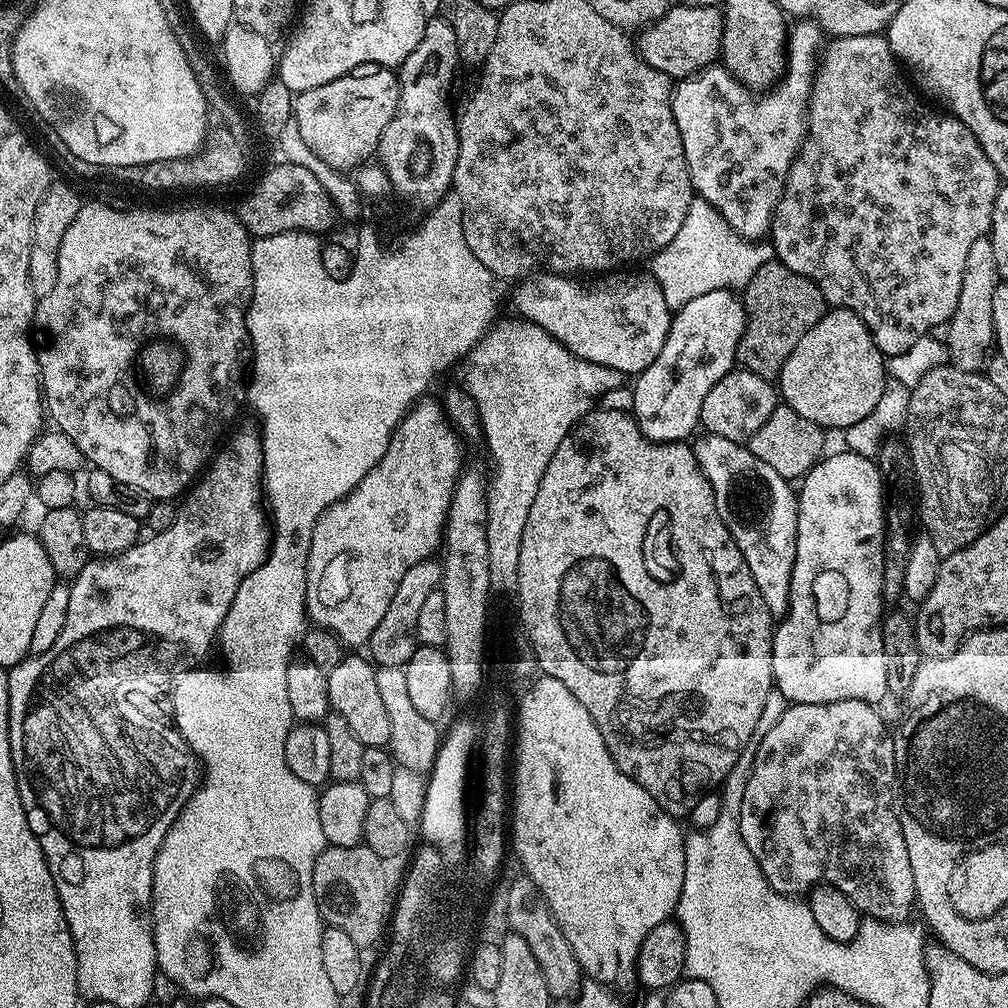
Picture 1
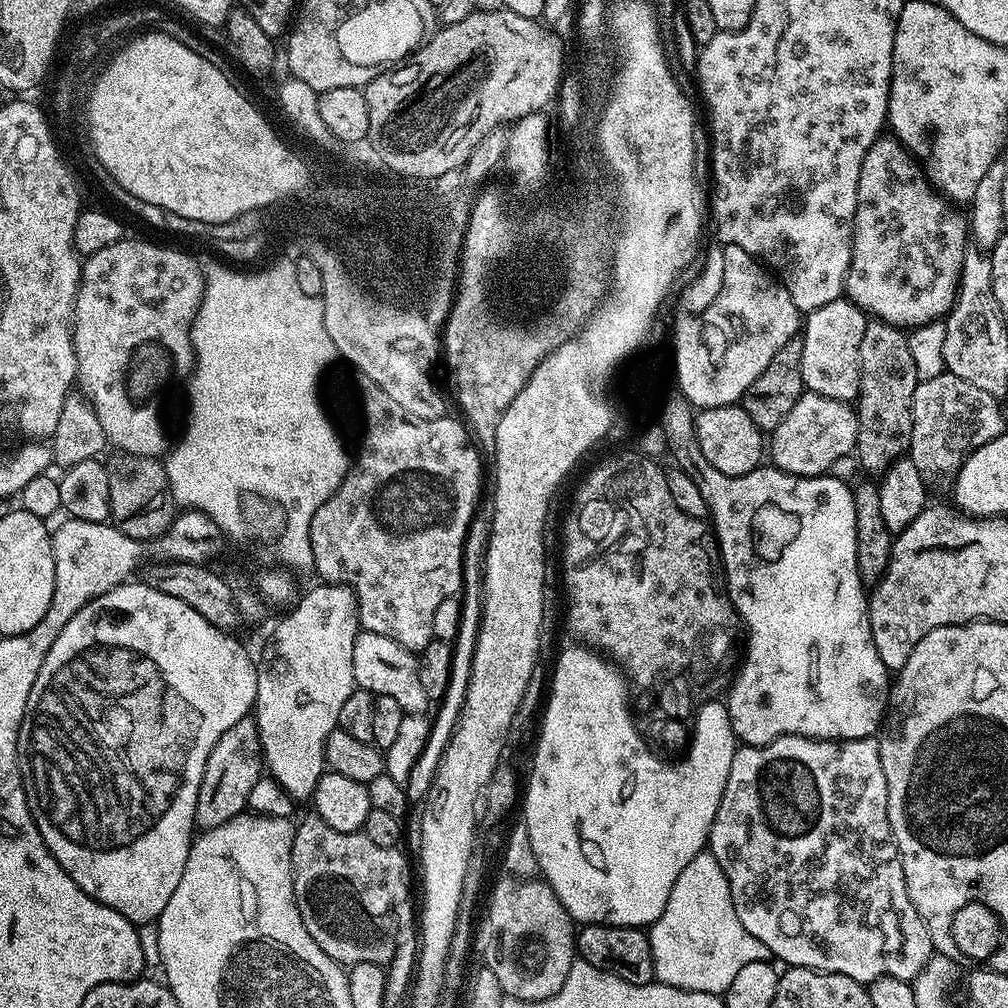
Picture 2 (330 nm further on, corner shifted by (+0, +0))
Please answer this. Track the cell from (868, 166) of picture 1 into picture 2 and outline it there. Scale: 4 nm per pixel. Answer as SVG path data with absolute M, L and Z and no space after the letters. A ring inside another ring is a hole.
M881 135L879 140L870 146L866 158L862 162L862 174L858 174L858 206L852 219L852 257L850 258L850 270L848 277L844 280L847 299L857 304L865 314L877 320L885 320L895 328L911 330L922 326L931 320L947 317L952 310L952 303L956 300L956 289L960 282L960 271L964 254L970 244L970 224L959 207L953 206L941 193L937 192L928 182L924 175L924 169L913 160L912 156L900 144L899 140L891 135Z

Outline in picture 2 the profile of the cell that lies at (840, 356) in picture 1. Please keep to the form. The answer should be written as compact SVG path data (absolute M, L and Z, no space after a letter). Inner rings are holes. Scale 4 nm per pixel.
M841 298L834 302L826 302L826 306L822 306L818 310L807 313L806 319L802 324L802 362L800 369L802 370L802 382L805 389L809 392L817 392L826 398L834 398L835 400L855 401L860 395L860 343L862 342L862 334L866 334L866 326L869 317L851 300Z

